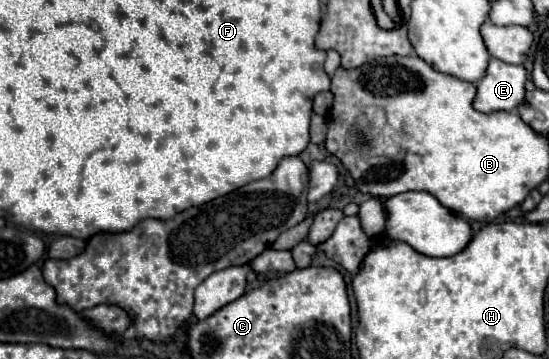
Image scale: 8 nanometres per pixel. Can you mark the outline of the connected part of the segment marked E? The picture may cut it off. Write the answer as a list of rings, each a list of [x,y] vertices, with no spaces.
[[[491,59],[485,77],[477,83],[473,107],[481,113],[515,111],[525,101],[527,71],[523,65],[509,65]]]

